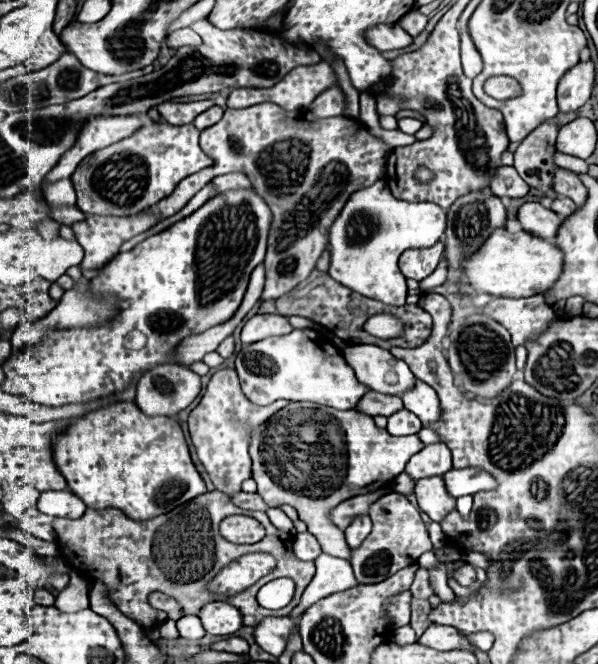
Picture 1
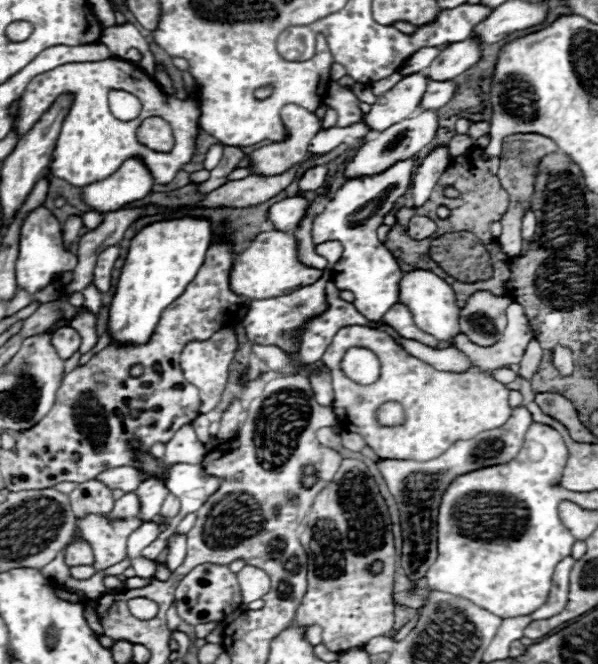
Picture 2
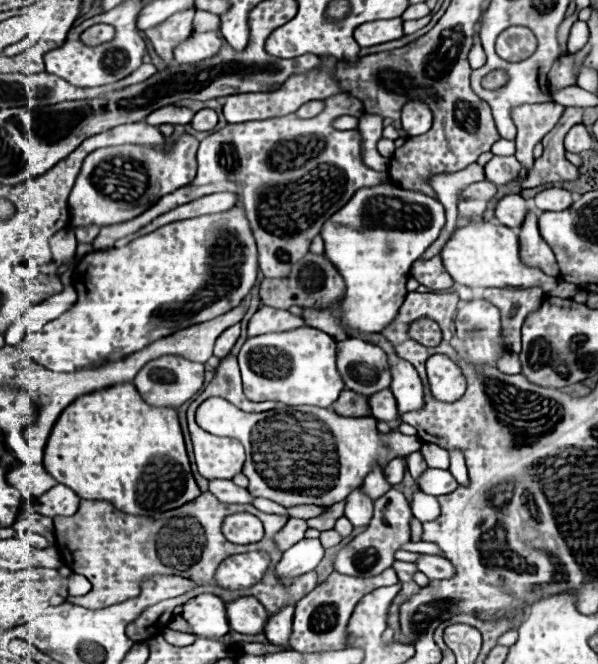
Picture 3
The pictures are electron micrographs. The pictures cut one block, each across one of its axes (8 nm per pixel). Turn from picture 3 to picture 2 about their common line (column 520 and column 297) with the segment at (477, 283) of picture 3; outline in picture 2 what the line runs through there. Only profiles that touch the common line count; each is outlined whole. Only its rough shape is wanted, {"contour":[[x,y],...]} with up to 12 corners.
{"contour":[[260,232],[232,262],[230,290],[252,300],[308,286],[288,232]]}

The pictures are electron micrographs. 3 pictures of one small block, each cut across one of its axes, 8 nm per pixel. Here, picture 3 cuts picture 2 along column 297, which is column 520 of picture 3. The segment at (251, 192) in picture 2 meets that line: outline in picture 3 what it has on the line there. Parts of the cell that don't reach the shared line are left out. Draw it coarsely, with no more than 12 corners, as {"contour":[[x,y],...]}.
{"contour":[[494,156],[486,180],[496,186],[518,180],[522,166],[514,156]]}

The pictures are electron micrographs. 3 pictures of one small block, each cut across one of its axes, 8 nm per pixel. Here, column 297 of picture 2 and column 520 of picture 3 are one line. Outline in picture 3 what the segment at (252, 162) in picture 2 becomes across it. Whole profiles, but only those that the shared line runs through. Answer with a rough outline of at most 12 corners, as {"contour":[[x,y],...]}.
{"contour":[[556,102],[512,108],[518,128],[516,158],[534,166],[534,146],[558,124]]}

